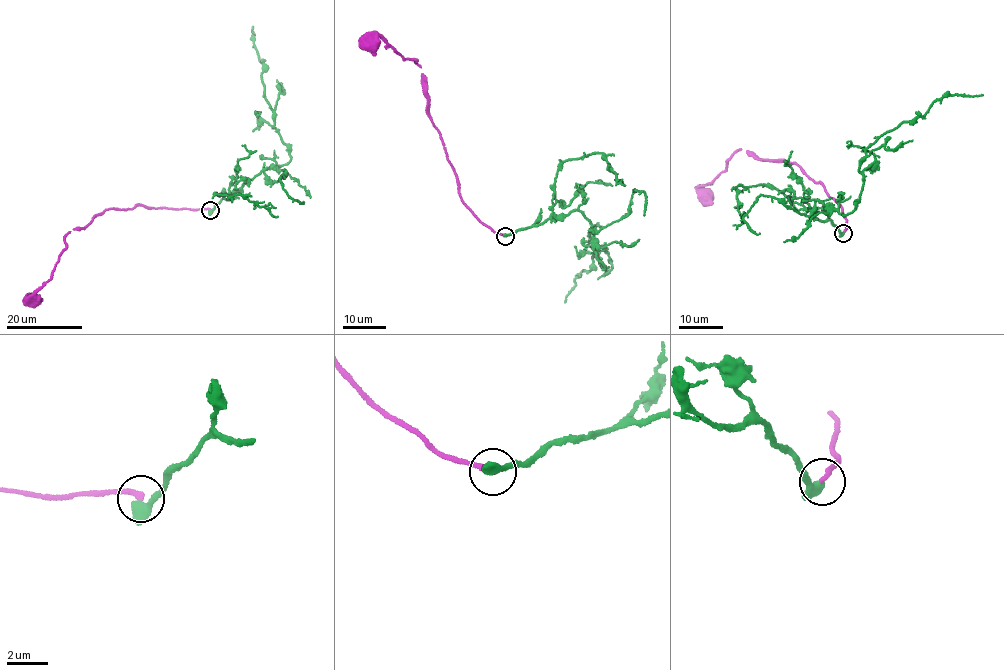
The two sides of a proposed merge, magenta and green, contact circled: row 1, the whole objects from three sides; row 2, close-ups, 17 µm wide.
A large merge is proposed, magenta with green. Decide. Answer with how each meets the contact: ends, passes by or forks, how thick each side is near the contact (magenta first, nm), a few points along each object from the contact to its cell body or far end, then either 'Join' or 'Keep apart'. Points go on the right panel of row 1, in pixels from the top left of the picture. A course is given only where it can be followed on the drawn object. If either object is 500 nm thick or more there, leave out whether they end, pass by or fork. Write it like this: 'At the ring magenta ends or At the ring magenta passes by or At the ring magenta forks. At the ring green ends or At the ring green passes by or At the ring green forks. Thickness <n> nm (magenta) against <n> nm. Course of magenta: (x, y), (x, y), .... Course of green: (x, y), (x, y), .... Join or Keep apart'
At the ring magenta ends. At the ring green passes by. Thickness 240 nm (magenta) against 400 nm. Course of magenta: (843, 233), (847, 219), (838, 203), (794, 163), (756, 158), (740, 149), (725, 169), (699, 186), (705, 195). Course of green: (843, 233), (803, 201), (850, 213), (863, 182), (859, 161), (877, 139), (923, 116), (944, 96), (982, 94). Keep apart

